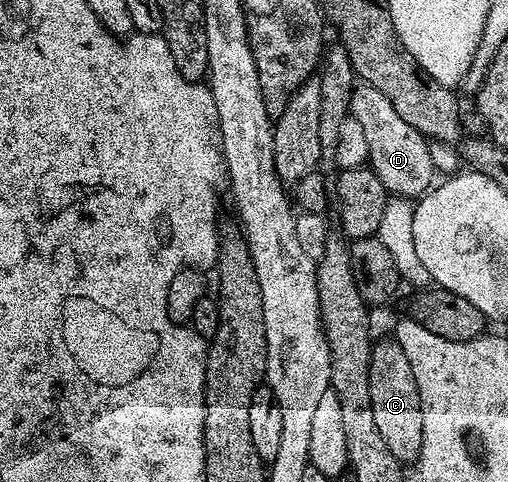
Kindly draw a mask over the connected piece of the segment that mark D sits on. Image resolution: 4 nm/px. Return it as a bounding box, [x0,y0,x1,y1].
[350,84,436,200]

